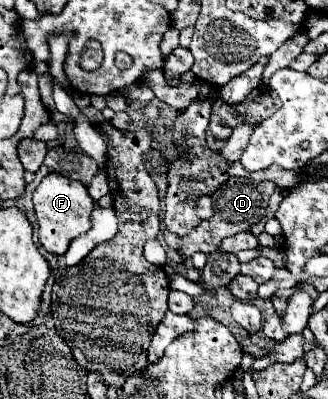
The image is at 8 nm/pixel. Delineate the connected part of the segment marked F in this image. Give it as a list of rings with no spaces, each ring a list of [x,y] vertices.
[[[48,173],[34,191],[34,213],[38,217],[38,227],[40,227],[38,237],[42,247],[52,255],[64,255],[68,251],[70,241],[90,229],[92,209],[94,209],[94,201],[90,199],[86,187],[80,181],[72,181],[62,175]]]

